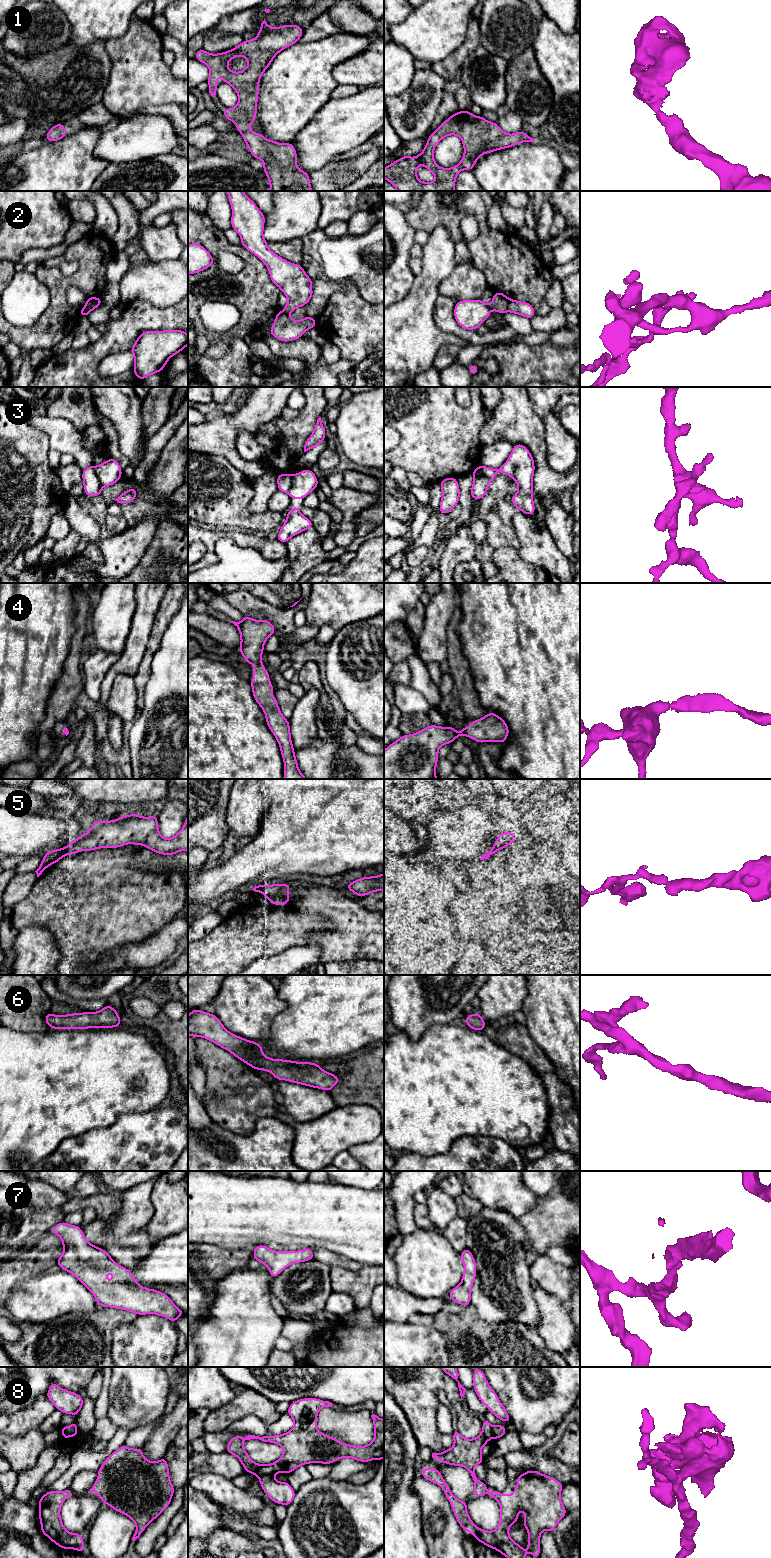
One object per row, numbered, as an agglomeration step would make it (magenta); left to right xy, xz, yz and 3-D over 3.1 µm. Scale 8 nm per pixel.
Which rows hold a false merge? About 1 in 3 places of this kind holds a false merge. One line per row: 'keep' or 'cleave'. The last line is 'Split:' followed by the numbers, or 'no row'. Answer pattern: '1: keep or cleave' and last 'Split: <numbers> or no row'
1: keep
2: cleave
3: cleave
4: keep
5: cleave
6: keep
7: keep
8: cleave
Split: 2, 3, 5, 8

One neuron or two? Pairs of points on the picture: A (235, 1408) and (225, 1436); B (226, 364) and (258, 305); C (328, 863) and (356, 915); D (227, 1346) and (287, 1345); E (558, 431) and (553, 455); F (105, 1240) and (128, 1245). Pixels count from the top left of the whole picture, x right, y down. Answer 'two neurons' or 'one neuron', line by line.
A: two neurons
B: two neurons
C: two neurons
D: two neurons
E: one neuron
F: one neuron

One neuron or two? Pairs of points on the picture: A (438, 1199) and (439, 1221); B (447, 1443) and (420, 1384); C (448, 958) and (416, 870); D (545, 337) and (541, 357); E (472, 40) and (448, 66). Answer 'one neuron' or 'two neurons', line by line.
A: one neuron
B: two neurons
C: one neuron
D: two neurons
E: one neuron

